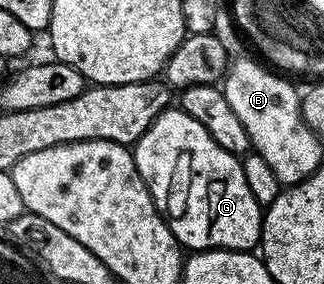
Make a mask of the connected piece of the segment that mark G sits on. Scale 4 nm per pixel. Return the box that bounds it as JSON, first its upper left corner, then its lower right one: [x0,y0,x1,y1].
[133,107,264,251]

